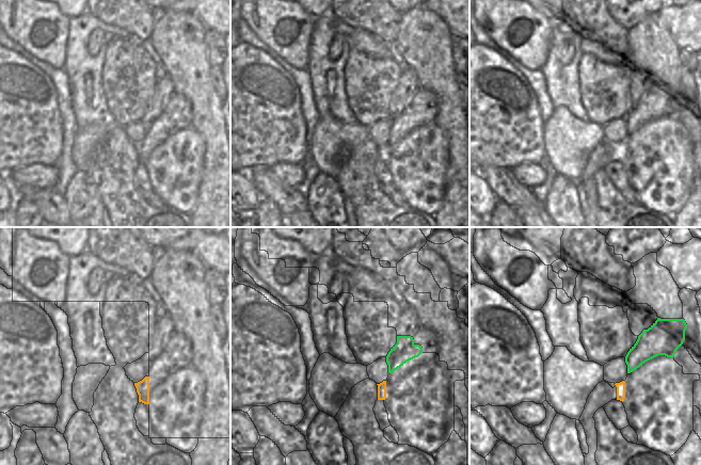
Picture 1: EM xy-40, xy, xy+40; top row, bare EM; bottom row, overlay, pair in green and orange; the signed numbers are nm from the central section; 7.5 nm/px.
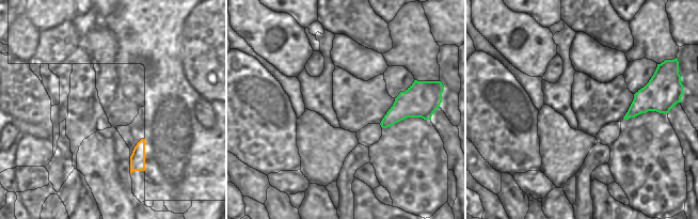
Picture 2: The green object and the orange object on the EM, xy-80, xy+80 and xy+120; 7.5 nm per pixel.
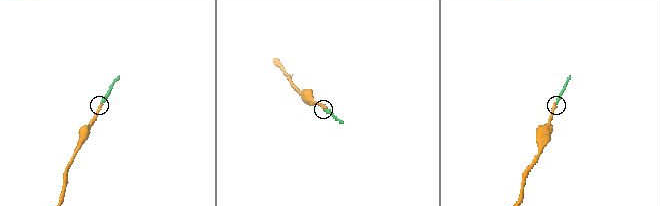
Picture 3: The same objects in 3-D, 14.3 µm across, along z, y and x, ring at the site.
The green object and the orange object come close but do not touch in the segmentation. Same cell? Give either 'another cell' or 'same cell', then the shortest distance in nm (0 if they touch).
same cell; 70 nm apart

